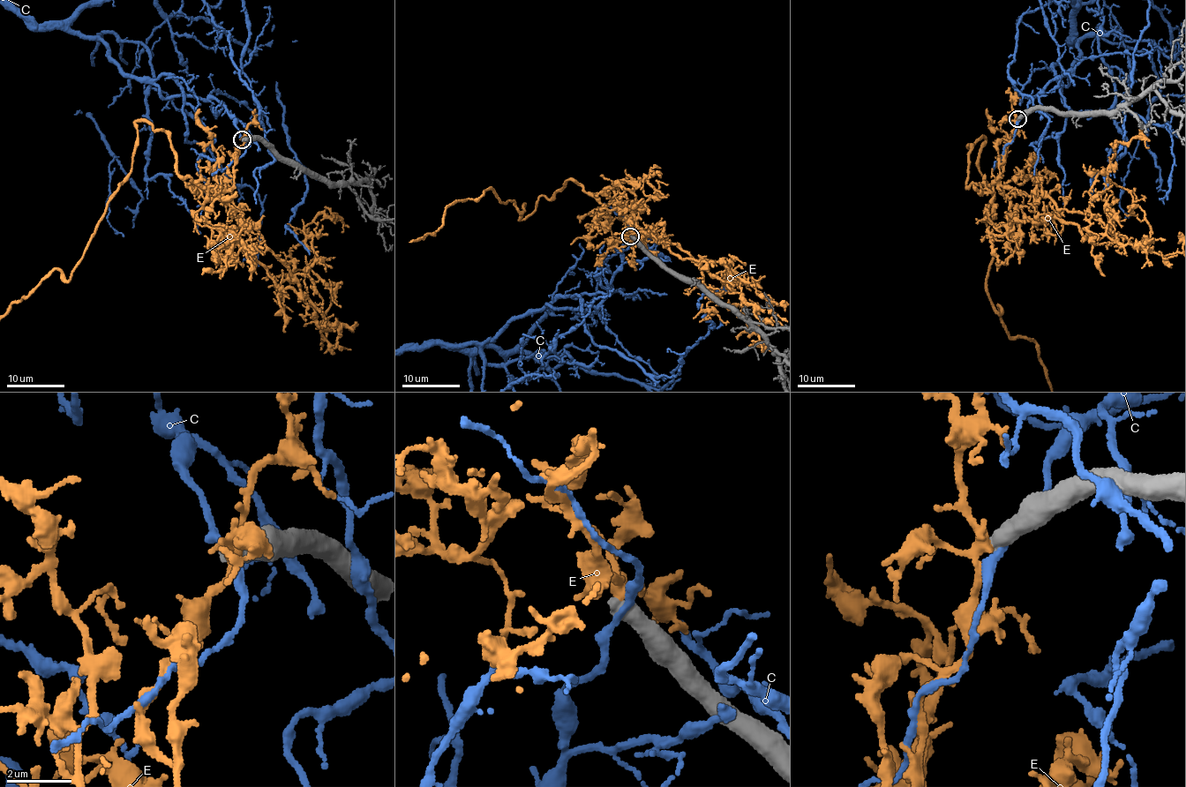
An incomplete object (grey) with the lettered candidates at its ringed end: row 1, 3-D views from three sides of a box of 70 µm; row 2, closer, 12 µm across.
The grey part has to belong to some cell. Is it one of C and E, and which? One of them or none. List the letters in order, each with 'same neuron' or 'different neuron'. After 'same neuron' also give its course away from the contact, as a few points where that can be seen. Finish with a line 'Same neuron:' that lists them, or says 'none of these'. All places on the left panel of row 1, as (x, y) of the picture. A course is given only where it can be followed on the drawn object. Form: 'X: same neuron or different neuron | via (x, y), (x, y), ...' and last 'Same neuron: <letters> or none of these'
C: different neuron
E: different neuron
Same neuron: none of these

